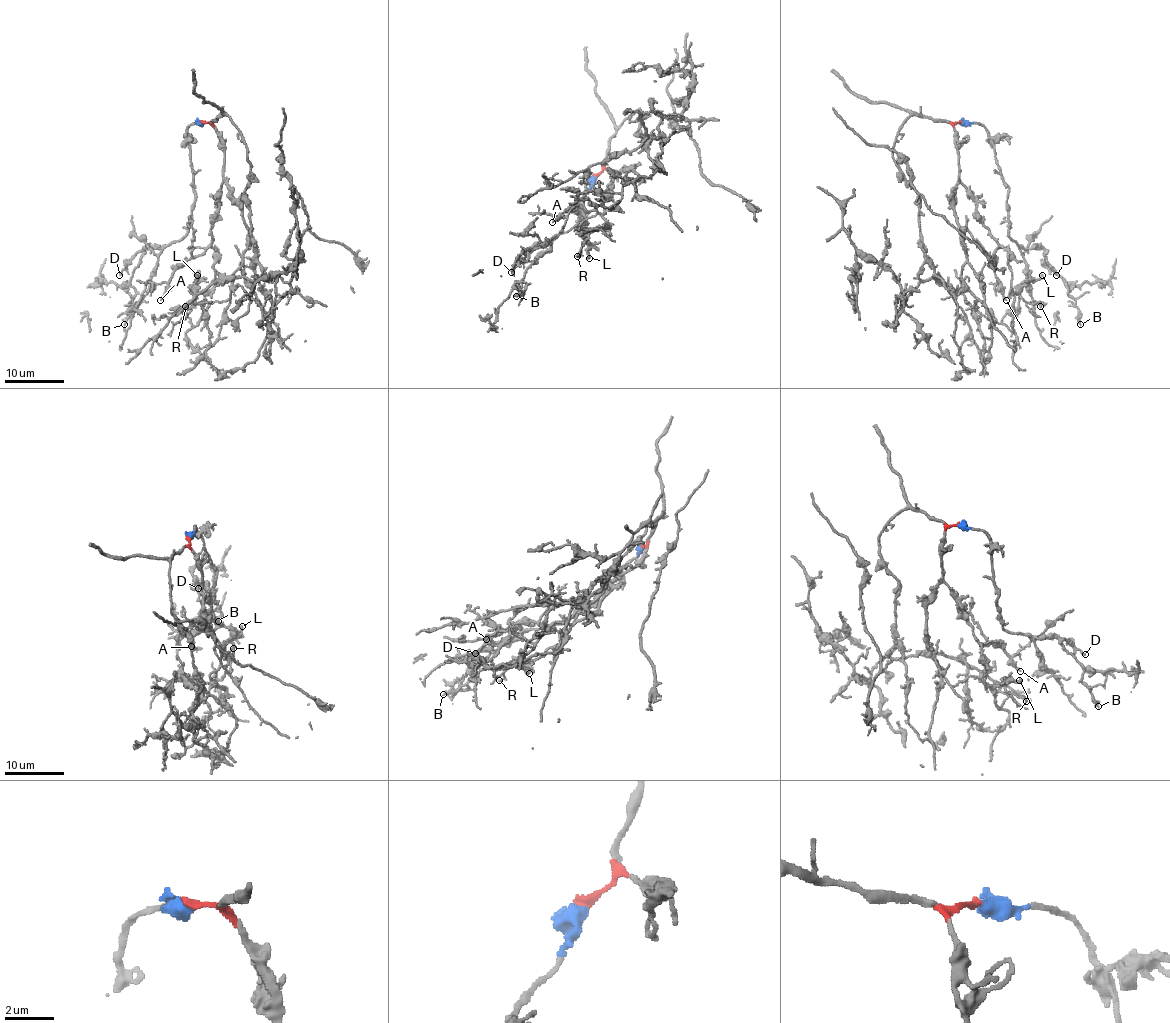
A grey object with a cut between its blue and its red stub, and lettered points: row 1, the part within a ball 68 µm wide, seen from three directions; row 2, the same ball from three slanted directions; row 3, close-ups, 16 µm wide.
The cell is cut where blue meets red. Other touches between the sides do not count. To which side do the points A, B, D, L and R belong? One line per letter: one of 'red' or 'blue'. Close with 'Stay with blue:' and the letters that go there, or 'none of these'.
A: red
B: blue
D: blue
L: red
R: red
Stay with blue: B, D

